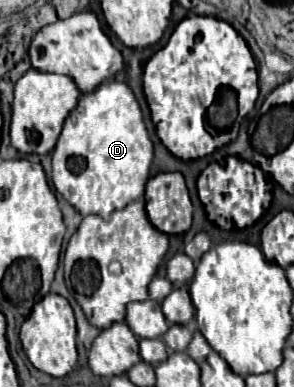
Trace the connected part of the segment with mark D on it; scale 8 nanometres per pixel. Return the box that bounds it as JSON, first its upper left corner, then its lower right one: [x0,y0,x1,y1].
[53,82,153,218]

